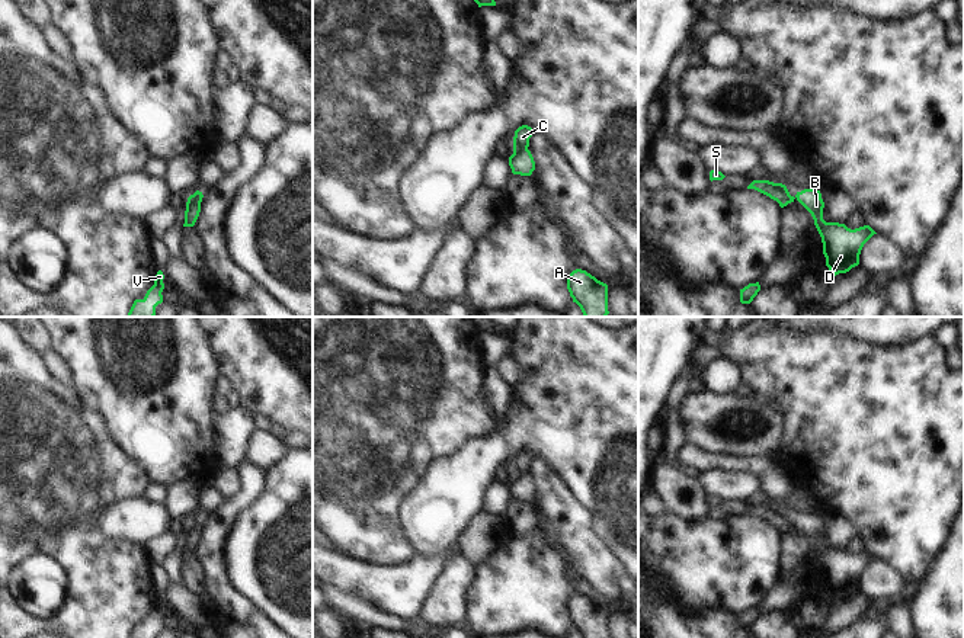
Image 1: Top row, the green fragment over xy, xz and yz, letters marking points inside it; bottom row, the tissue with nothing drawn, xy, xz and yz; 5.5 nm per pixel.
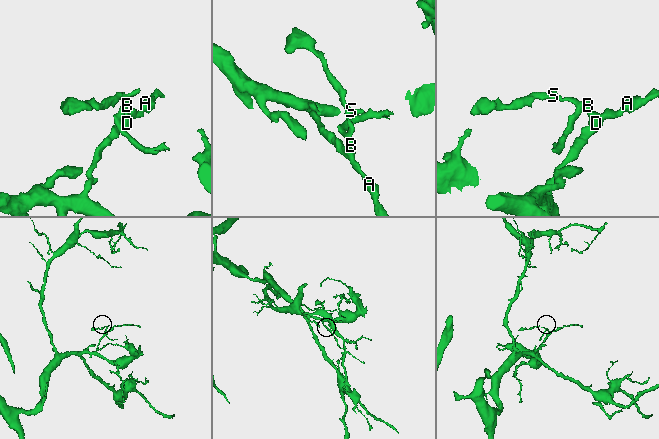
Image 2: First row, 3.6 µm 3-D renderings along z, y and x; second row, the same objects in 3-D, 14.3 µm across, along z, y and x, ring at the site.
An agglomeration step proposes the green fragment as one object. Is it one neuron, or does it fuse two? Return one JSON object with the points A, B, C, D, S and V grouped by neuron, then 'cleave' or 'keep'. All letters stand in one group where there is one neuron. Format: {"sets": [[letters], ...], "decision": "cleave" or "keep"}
{"sets": [["A", "B", "D", "V"], ["C", "S"]], "decision": "cleave"}

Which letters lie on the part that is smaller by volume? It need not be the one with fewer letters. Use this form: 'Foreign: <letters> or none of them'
Foreign: C, S

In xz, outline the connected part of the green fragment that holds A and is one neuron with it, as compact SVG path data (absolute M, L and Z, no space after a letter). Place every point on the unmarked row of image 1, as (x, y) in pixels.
M576 594L567 602L567 615L582 638L609 638L608 610L586 596Z

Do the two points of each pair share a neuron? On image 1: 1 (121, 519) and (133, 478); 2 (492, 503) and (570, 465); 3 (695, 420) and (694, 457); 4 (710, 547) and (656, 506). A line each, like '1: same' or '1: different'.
1: different
2: different
3: different
4: different

